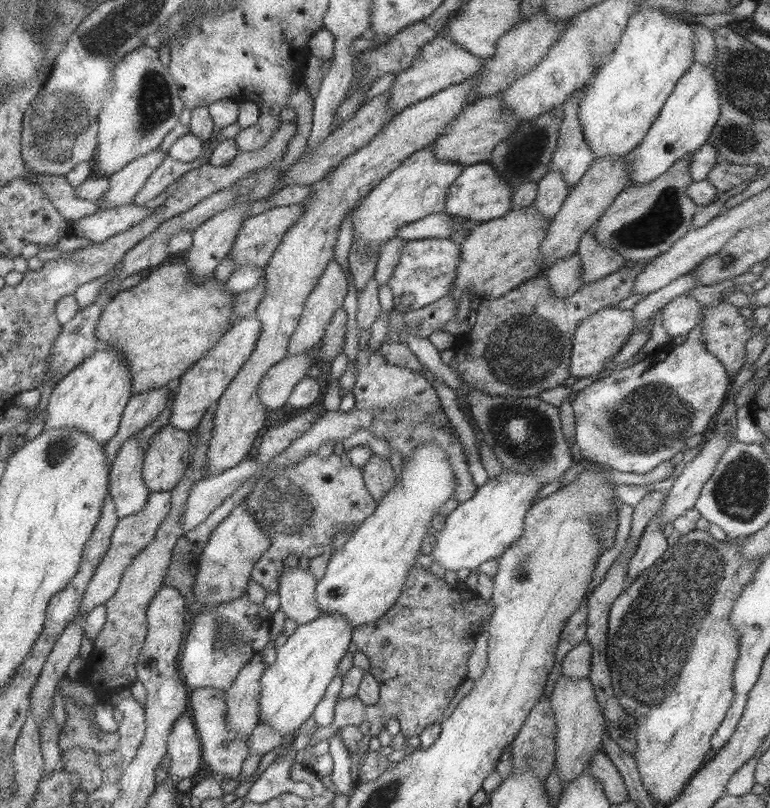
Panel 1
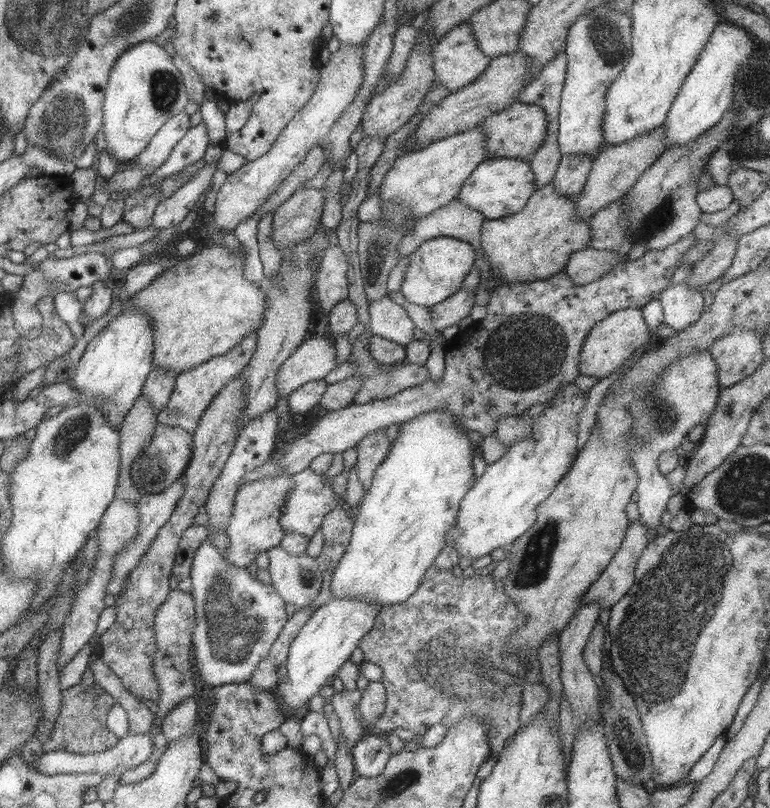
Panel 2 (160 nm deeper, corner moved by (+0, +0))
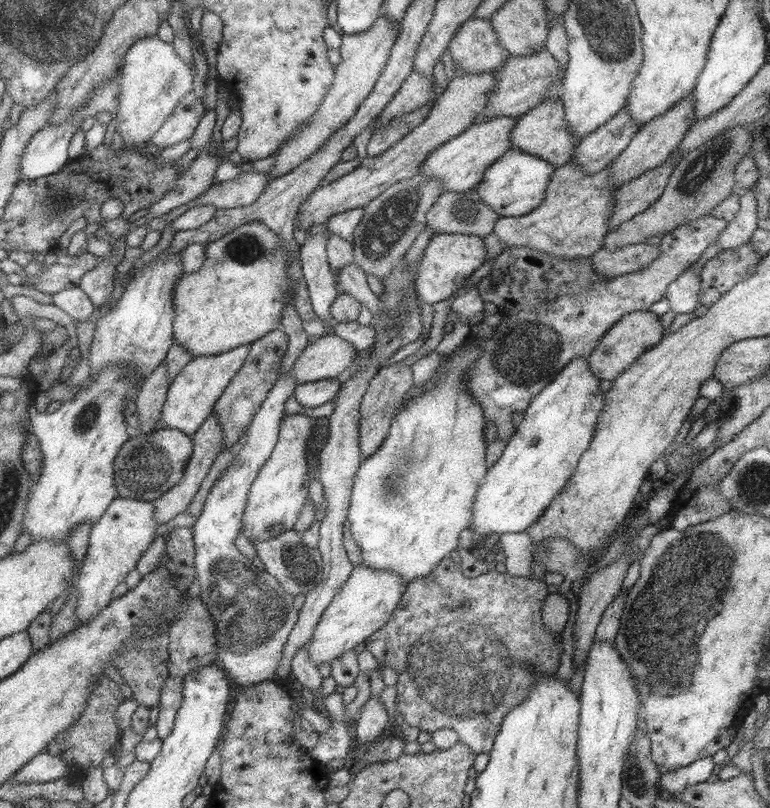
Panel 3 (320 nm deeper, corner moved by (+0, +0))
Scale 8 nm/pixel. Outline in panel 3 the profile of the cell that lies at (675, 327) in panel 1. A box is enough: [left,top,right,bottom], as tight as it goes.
[664,267,700,315]

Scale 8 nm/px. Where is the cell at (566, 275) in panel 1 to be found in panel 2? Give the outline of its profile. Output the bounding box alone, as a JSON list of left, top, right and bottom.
[561,247,628,284]

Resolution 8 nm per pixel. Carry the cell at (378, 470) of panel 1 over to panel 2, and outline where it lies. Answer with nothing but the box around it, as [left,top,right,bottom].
[356,429,390,489]

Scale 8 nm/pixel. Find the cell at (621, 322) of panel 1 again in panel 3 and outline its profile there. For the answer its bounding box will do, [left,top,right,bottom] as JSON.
[588,311,665,380]

